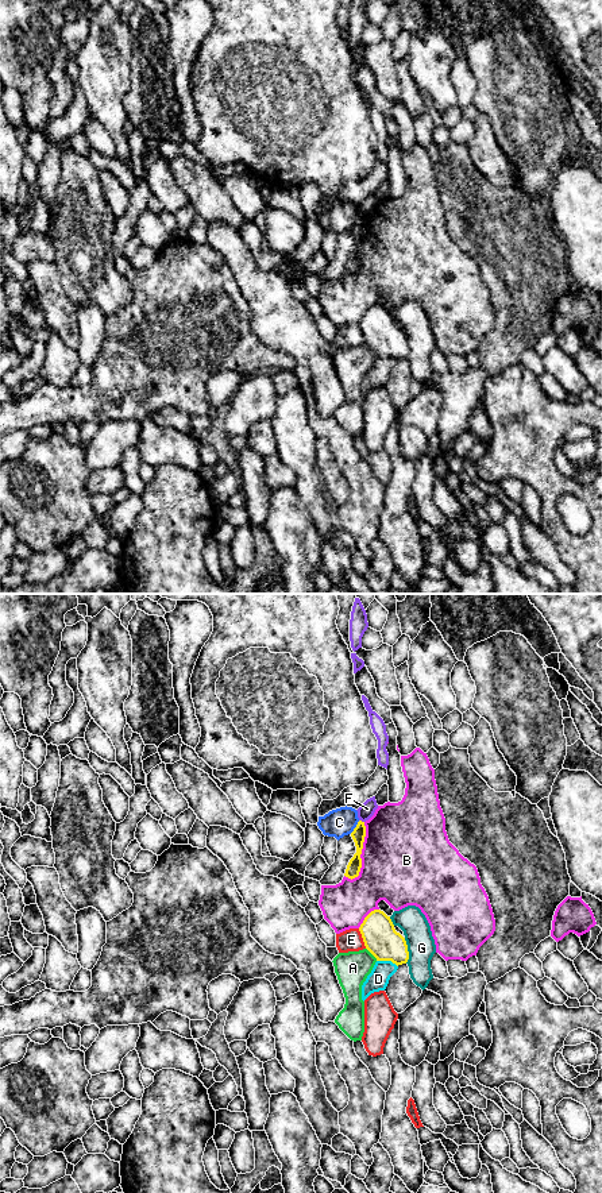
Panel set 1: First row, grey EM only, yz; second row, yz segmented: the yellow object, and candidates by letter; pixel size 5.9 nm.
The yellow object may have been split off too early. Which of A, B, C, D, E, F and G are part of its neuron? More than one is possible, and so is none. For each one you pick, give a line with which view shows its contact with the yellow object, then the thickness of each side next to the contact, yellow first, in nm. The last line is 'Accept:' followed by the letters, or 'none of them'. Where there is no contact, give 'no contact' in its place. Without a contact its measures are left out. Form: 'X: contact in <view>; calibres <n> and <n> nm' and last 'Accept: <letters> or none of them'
Accept: none of them

